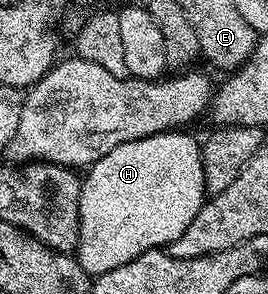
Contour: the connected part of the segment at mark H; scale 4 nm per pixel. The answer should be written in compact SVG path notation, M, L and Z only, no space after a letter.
M181 129L160 131L158 135L121 143L88 168L79 193L79 243L75 257L90 277L119 269L119 265L127 265L127 261L148 251L168 248L195 221L199 209L207 202L203 157L201 143L185 133Z

